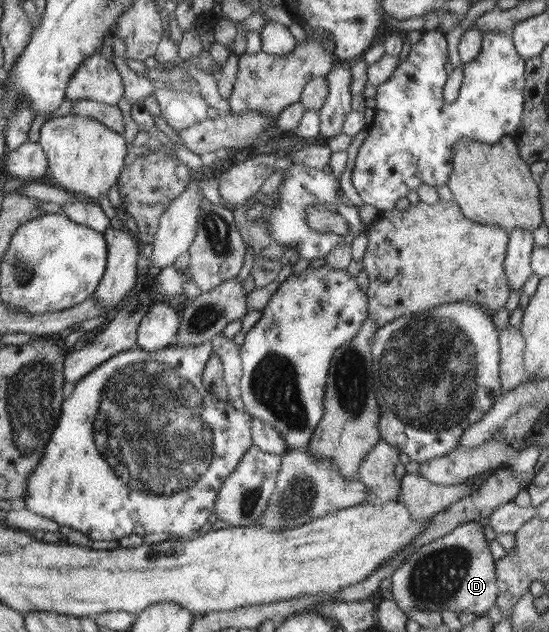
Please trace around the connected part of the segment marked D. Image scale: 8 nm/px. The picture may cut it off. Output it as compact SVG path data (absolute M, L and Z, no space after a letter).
M478 521L461 523L446 536L417 551L406 552L405 556L405 563L393 571L390 589L395 604L403 613L429 610L441 615L443 610L449 610L457 616L464 612L485 616L496 605L496 561Z

